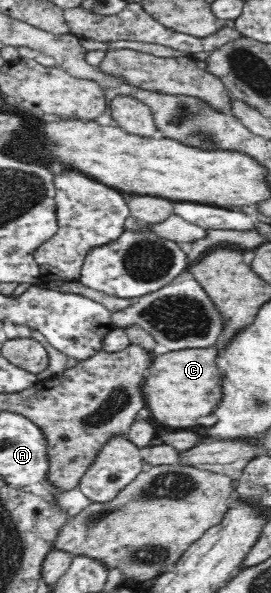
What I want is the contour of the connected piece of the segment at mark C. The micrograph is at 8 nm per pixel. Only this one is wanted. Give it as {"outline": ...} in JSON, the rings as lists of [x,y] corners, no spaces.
{"outline":[[[215,346],[209,348],[180,349],[156,355],[144,381],[146,406],[151,409],[151,419],[168,427],[193,427],[199,417],[211,415],[219,405],[221,393],[221,371],[217,365],[219,352]]]}

